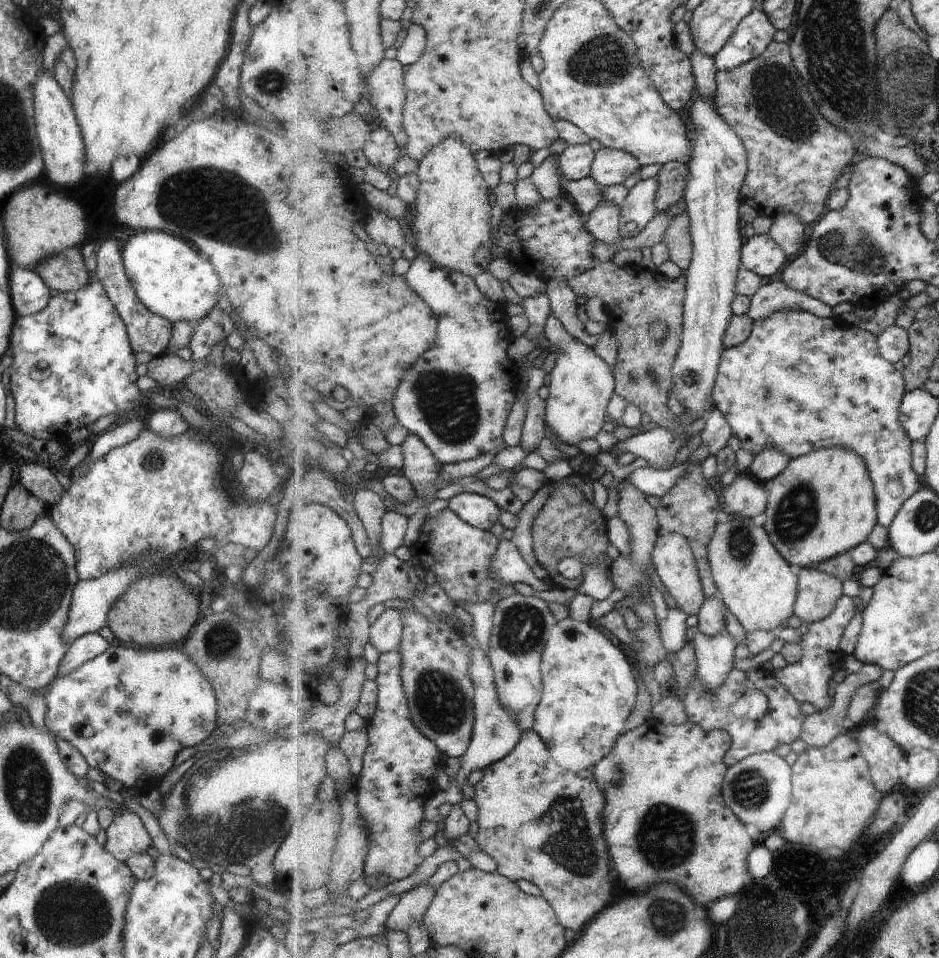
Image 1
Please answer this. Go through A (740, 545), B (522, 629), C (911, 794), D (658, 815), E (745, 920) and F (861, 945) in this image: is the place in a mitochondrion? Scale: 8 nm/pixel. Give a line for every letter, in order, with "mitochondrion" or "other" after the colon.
A: mitochondrion
B: mitochondrion
C: other
D: mitochondrion
E: other
F: other

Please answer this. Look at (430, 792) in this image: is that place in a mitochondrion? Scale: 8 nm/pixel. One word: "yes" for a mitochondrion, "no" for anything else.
no

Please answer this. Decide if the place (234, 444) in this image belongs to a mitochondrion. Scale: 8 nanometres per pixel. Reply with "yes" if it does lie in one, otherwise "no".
no

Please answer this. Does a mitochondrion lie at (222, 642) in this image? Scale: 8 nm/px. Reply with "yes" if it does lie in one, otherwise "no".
yes

